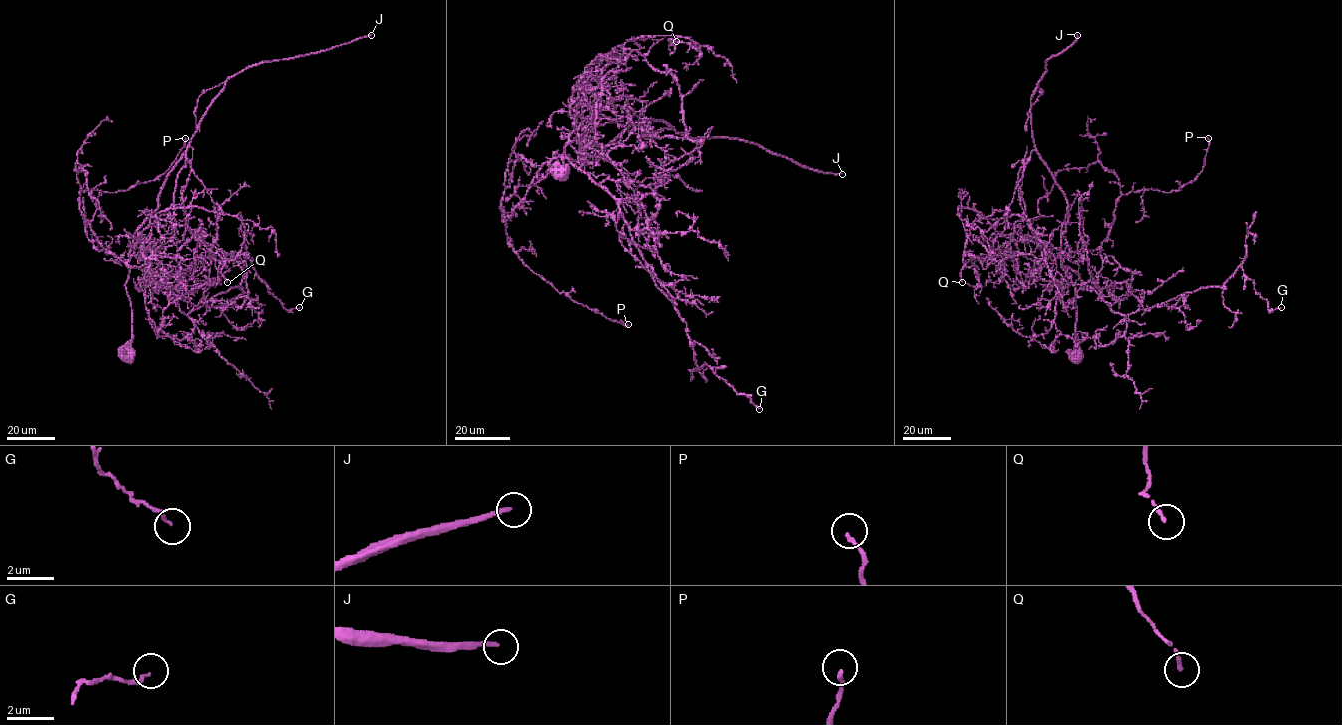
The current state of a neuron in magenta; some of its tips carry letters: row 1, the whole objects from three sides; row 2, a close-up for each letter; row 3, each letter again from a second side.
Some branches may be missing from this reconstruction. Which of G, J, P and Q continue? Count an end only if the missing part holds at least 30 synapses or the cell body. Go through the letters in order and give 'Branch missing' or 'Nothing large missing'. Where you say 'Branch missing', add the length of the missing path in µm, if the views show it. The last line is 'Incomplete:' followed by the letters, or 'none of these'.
G: Nothing large missing
J: Branch missing. Missing length about 450 µm
P: Nothing large missing
Q: Nothing large missing
Incomplete: J

